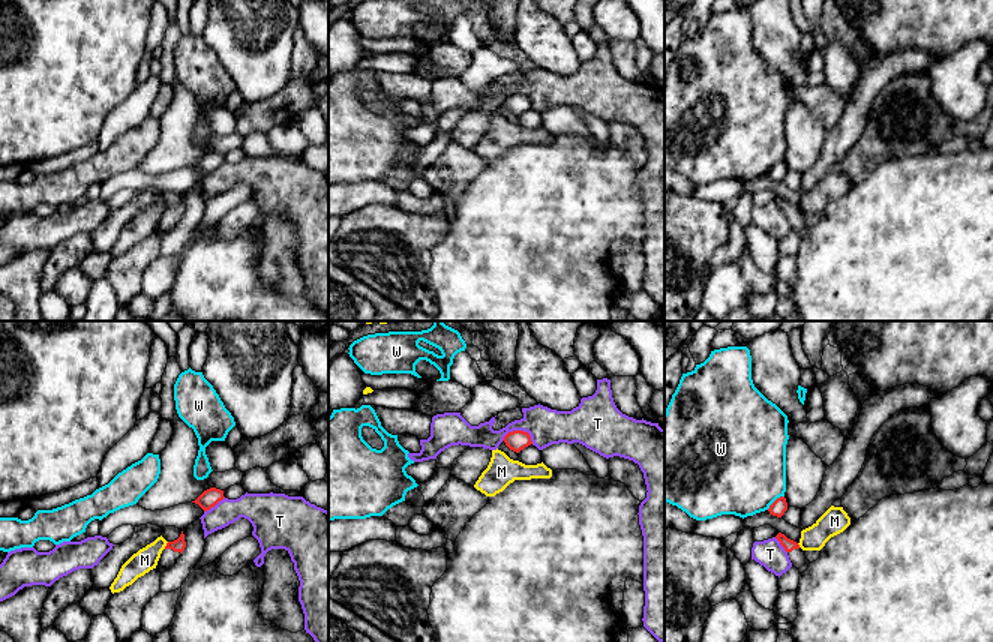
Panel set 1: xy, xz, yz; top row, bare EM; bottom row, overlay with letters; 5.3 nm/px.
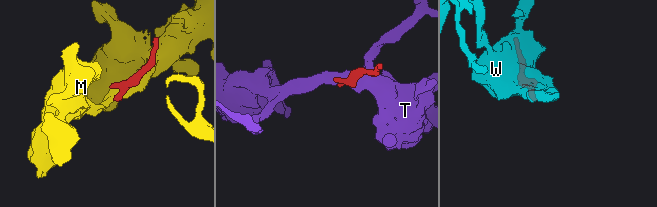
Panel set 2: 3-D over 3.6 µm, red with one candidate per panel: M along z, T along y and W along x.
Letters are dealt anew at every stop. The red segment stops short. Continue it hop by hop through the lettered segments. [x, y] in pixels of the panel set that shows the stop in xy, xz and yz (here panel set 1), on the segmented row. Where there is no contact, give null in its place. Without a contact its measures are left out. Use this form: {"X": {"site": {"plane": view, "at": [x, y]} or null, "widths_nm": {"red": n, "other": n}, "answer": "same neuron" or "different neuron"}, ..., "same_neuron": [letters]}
{"M": {"site": {"plane": "xy", "at": [167, 545]}, "widths_nm": {"red": 70, "other": 120}, "answer": "different neuron"}, "T": {"site": {"plane": "xz", "at": [519, 431]}, "widths_nm": {"red": 110, "other": 200}, "answer": "different neuron"}, "W": {"site": {"plane": "yz", "at": [774, 501]}, "widths_nm": {"red": 80, "other": 480}, "answer": "different neuron"}, "same_neuron": []}

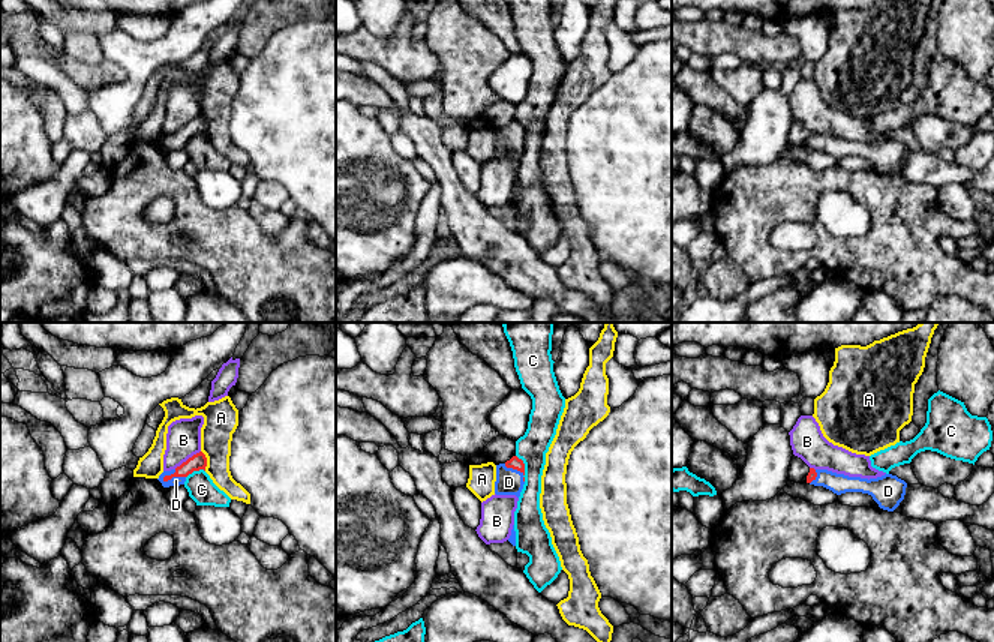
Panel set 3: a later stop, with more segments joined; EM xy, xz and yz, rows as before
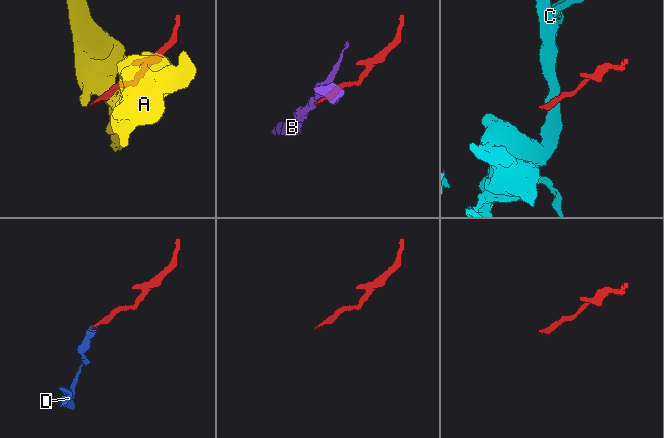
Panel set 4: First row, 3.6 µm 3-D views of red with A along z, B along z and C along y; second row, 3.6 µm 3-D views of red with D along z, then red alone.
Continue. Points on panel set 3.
{"A": {"site": {"plane": "xy", "at": [206, 461]}, "widths_nm": {"red": 90, "other": 190}, "answer": "different neuron"}, "B": {"site": {"plane": "xy", "at": [188, 459]}, "widths_nm": {"red": 90, "other": 190}, "answer": "different neuron"}, "C": {"site": {"plane": "xz", "at": [523, 468]}, "widths_nm": {"red": 70, "other": 160}, "answer": "different neuron"}, "D": {"site": {"plane": "xy", "at": [173, 476]}, "widths_nm": {"red": 90, "other": 50}, "answer": "same neuron"}, "same_neuron": ["D"]}

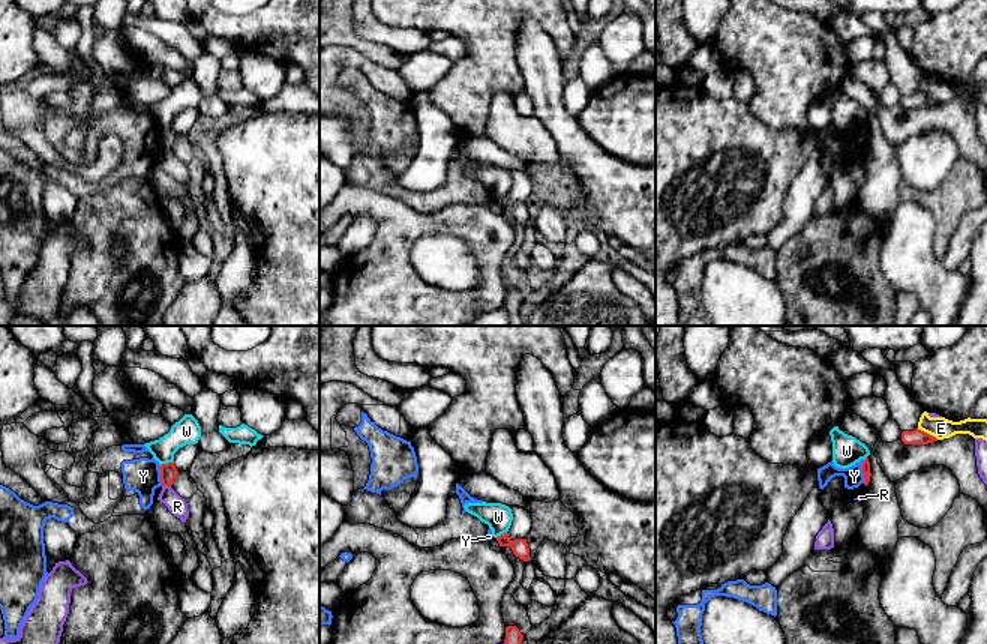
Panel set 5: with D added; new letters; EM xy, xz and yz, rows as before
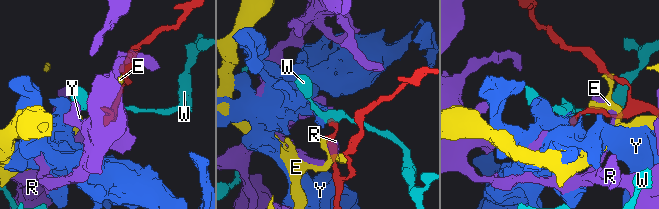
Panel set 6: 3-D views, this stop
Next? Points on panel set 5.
{"E": {"site": {"plane": "yz", "at": [926, 433]}, "widths_nm": {"red": 80, "other": 120}, "answer": "different neuron"}, "R": {"site": {"plane": "xy", "at": [167, 485]}, "widths_nm": {"red": 90, "other": 100}, "answer": "different neuron"}, "W": {"site": {"plane": "xy", "at": [165, 464]}, "widths_nm": {"red": 90, "other": 140}, "answer": "different neuron"}, "Y": {"site": {"plane": "yz", "at": [863, 472]}, "widths_nm": {"red": 50, "other": 110}, "answer": "different neuron"}, "same_neuron": []}

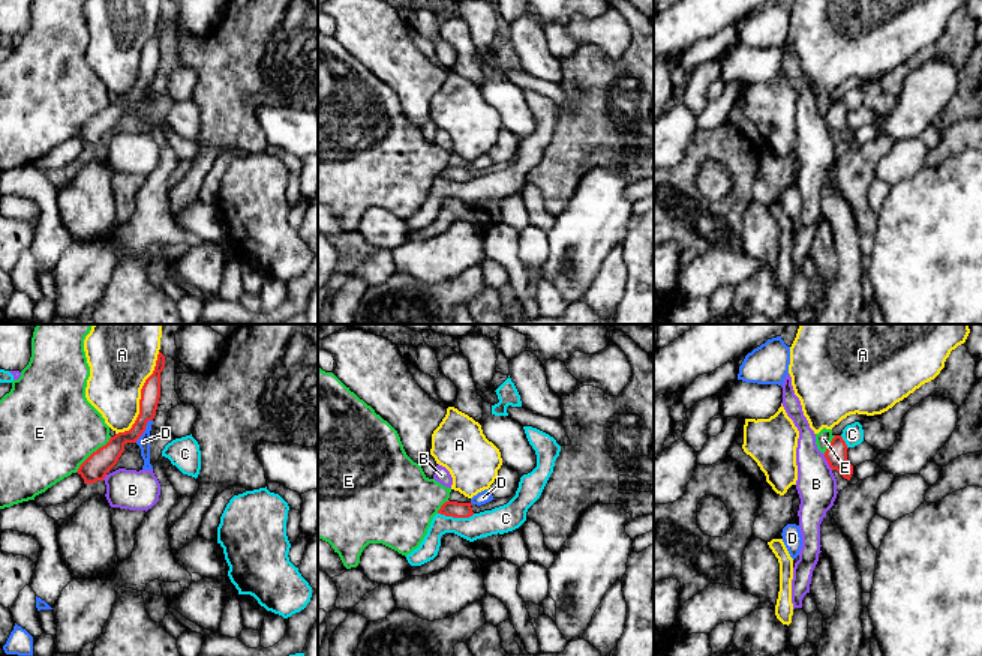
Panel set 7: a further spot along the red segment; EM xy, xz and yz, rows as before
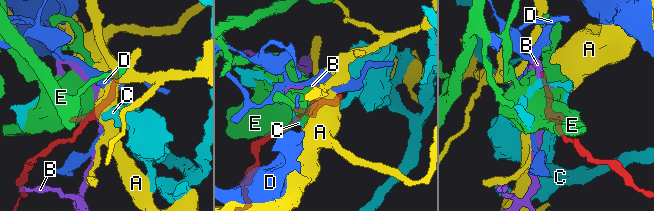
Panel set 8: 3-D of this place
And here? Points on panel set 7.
{"A": {"site": {"plane": "xy", "at": [141, 397]}, "widths_nm": {"red": 110, "other": 380}, "answer": "different neuron"}, "B": {"site": {"plane": "yz", "at": [826, 460]}, "widths_nm": {"red": 120, "other": 220}, "answer": "different neuron"}, "C": {"site": {"plane": "xz", "at": [456, 517]}, "widths_nm": {"red": 90, "other": 150}, "answer": "different neuron"}, "D": {"site": {"plane": "xy", "at": [144, 430]}, "widths_nm": {"red": 120, "other": 70}, "answer": "different neuron"}, "E": {"site": {"plane": "xy", "at": [92, 454]}, "widths_nm": {"red": 140, "other": 480}, "answer": "different neuron"}, "same_neuron": []}

